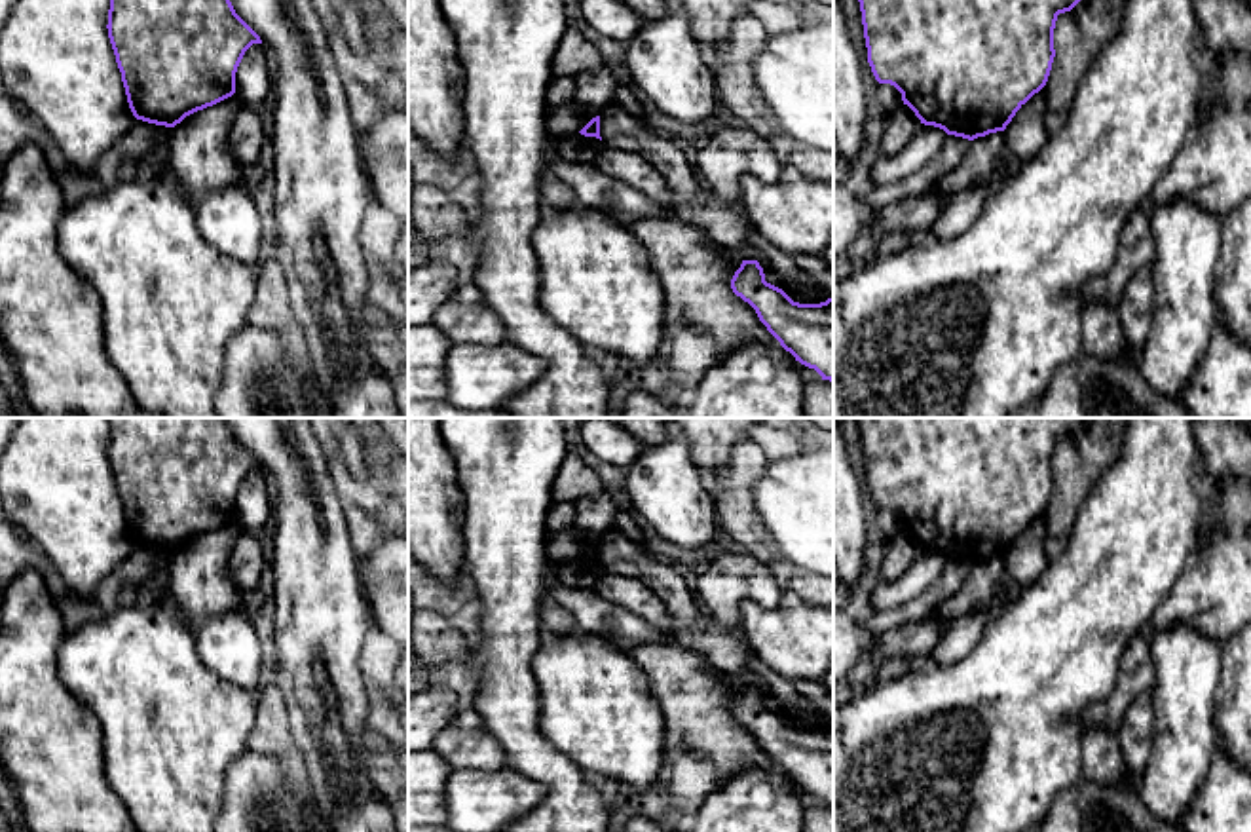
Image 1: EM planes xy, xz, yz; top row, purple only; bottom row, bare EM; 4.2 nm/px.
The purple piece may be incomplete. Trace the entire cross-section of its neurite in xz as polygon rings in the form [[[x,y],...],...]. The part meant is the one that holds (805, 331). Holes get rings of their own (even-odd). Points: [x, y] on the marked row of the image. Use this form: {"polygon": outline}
{"polygon": [[[742,260],[731,289],[756,310],[759,321],[795,361],[833,382],[833,298],[820,304],[794,302],[782,289],[765,281],[757,260]]]}

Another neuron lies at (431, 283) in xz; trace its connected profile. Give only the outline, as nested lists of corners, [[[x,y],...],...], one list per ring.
[[[440,258],[408,270],[408,329],[433,323],[450,344],[499,346],[507,342],[503,317],[494,312],[475,283],[457,285],[457,270]]]

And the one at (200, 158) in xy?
[[[232,97],[197,110],[177,123],[167,142],[167,161],[173,184],[197,199],[209,192],[235,186],[243,179],[243,165],[230,148],[230,129],[241,106]]]

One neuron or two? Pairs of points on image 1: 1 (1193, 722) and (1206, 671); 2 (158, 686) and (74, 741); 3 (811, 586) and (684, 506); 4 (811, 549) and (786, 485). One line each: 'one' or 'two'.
1: one
2: two
3: two
4: one

